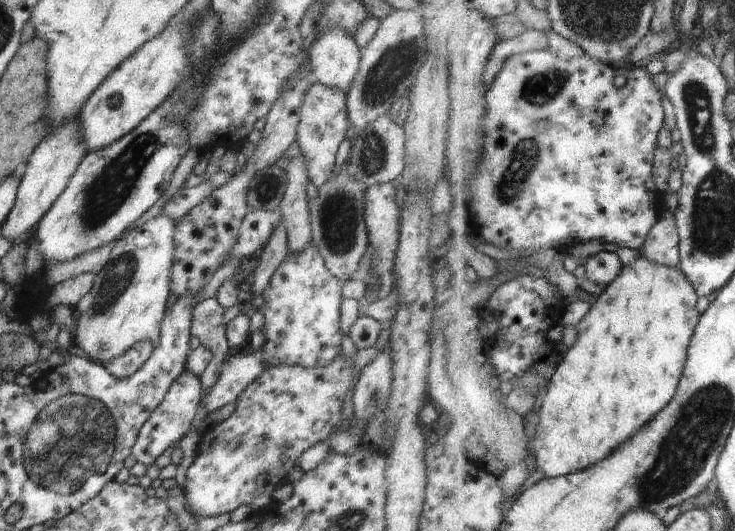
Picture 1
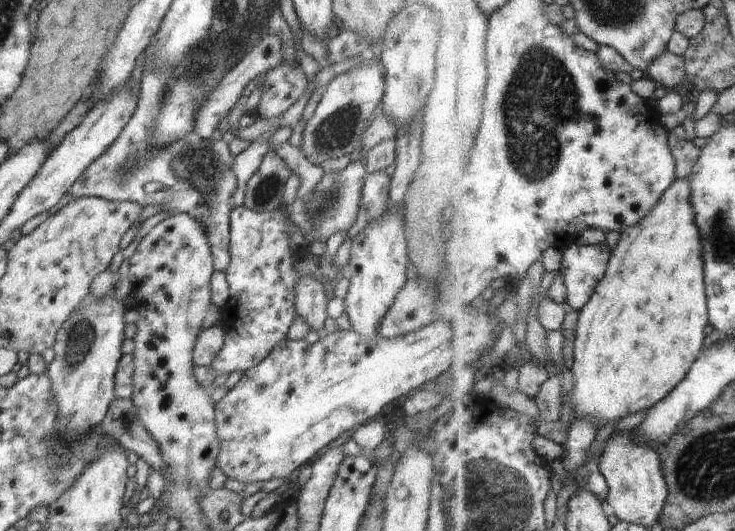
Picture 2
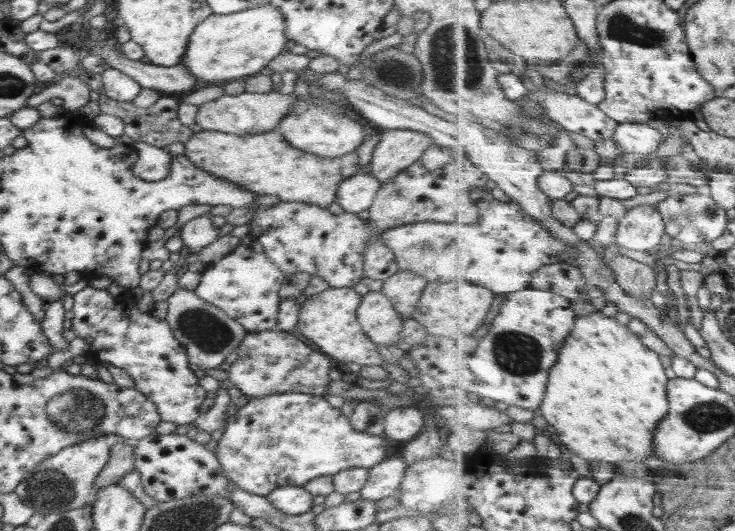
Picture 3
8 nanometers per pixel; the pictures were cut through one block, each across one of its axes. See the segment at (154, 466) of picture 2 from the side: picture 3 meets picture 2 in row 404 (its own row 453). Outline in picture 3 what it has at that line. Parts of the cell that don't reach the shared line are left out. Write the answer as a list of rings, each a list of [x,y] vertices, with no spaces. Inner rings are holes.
[[[107,435],[110,443],[110,459],[94,481],[94,491],[105,486],[116,484],[134,468],[134,442],[116,435]]]

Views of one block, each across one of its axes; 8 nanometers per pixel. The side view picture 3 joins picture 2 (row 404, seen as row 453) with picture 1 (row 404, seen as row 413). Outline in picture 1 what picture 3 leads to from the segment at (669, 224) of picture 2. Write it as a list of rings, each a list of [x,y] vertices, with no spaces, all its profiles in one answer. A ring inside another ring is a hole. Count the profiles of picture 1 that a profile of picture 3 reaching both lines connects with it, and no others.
[[[642,254],[640,260],[636,260],[632,266],[625,266],[622,274],[618,276],[618,280],[608,286],[608,288],[605,288],[595,304],[591,306],[588,314],[578,324],[578,338],[575,344],[565,352],[565,358],[559,364],[556,374],[554,374],[551,382],[548,384],[549,387],[545,401],[540,407],[539,427],[537,428],[536,438],[533,440],[531,448],[535,451],[538,466],[546,477],[558,478],[560,476],[570,476],[570,474],[586,470],[586,468],[592,468],[594,464],[606,460],[616,450],[620,450],[628,440],[632,440],[638,432],[642,432],[660,412],[666,410],[669,404],[672,404],[672,400],[678,394],[680,382],[684,378],[691,342],[695,337],[701,316],[703,315],[697,307],[699,297],[699,291],[690,282],[690,278],[684,274],[681,265],[678,268],[664,266],[664,264],[658,264],[654,260],[648,260],[646,254]]]

